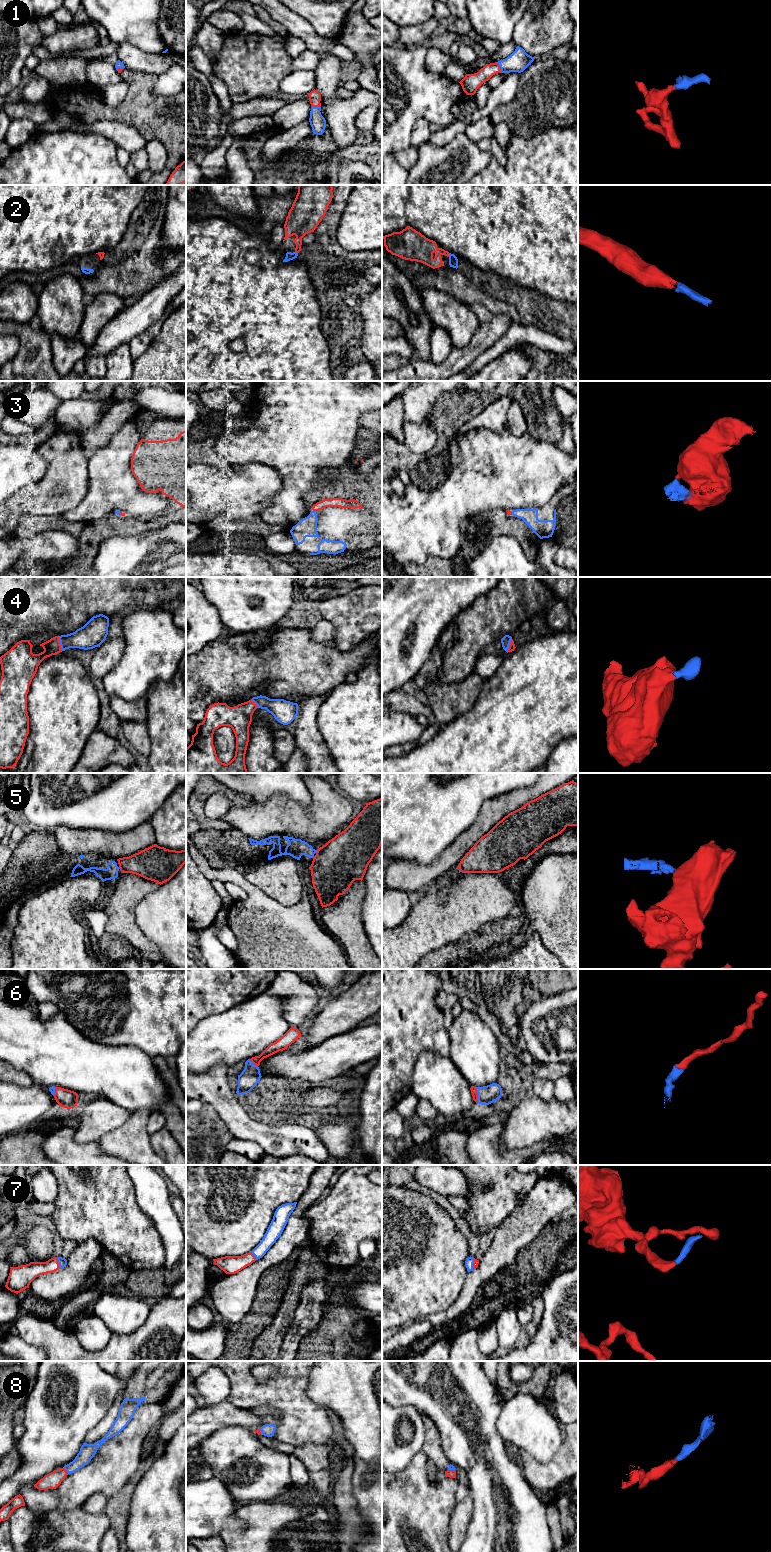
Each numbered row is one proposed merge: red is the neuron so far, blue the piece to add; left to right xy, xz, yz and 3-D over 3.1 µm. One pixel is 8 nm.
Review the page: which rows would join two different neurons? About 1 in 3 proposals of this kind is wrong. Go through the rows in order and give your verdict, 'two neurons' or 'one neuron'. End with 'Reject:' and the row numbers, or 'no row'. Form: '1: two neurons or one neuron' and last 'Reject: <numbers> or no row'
1: one neuron
2: one neuron
3: one neuron
4: one neuron
5: two neurons
6: one neuron
7: one neuron
8: one neuron
Reject: 5

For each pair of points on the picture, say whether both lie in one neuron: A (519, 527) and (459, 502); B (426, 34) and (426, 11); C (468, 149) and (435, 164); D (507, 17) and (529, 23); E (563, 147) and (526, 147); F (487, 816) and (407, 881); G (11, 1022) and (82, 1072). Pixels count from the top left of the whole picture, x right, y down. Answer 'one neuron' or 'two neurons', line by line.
A: two neurons
B: two neurons
C: one neuron
D: two neurons
E: one neuron
F: one neuron
G: one neuron

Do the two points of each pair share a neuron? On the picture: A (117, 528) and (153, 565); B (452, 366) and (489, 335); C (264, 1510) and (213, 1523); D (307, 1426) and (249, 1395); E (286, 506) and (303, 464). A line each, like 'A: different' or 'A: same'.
A: different
B: same
C: different
D: same
E: same

